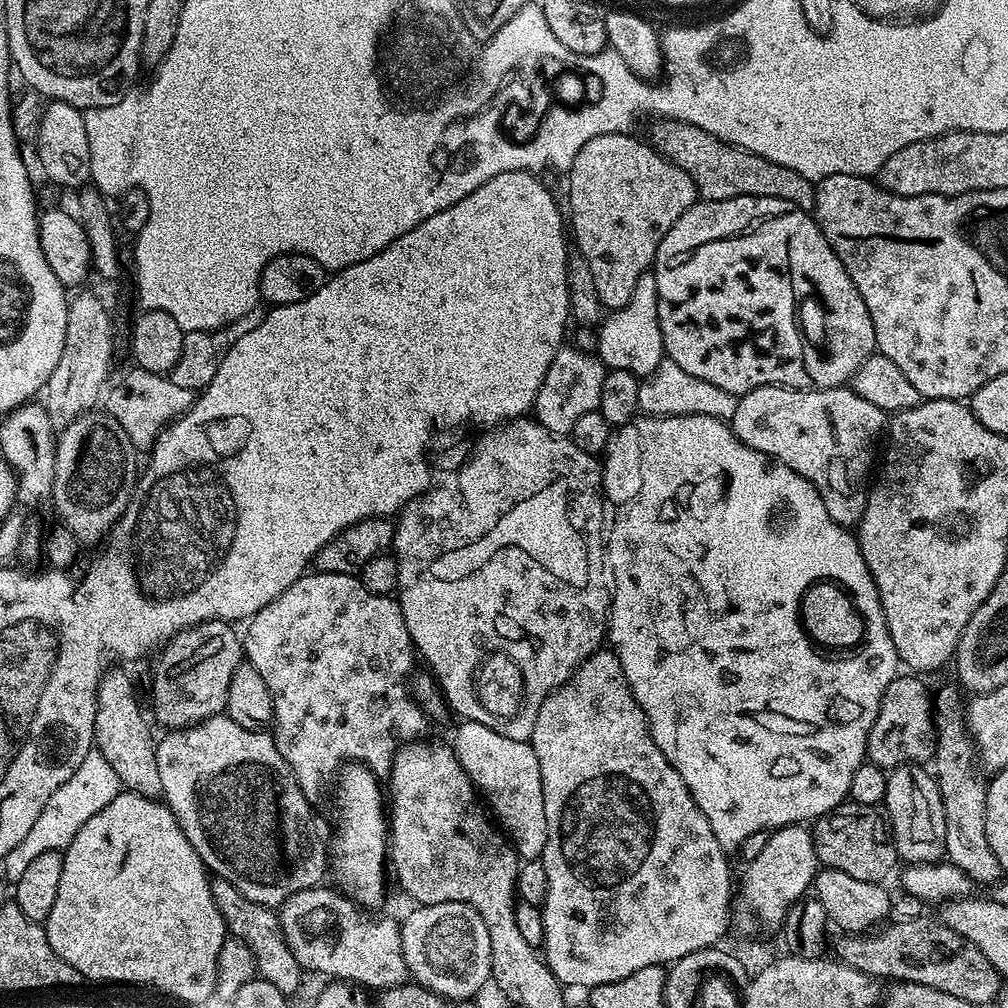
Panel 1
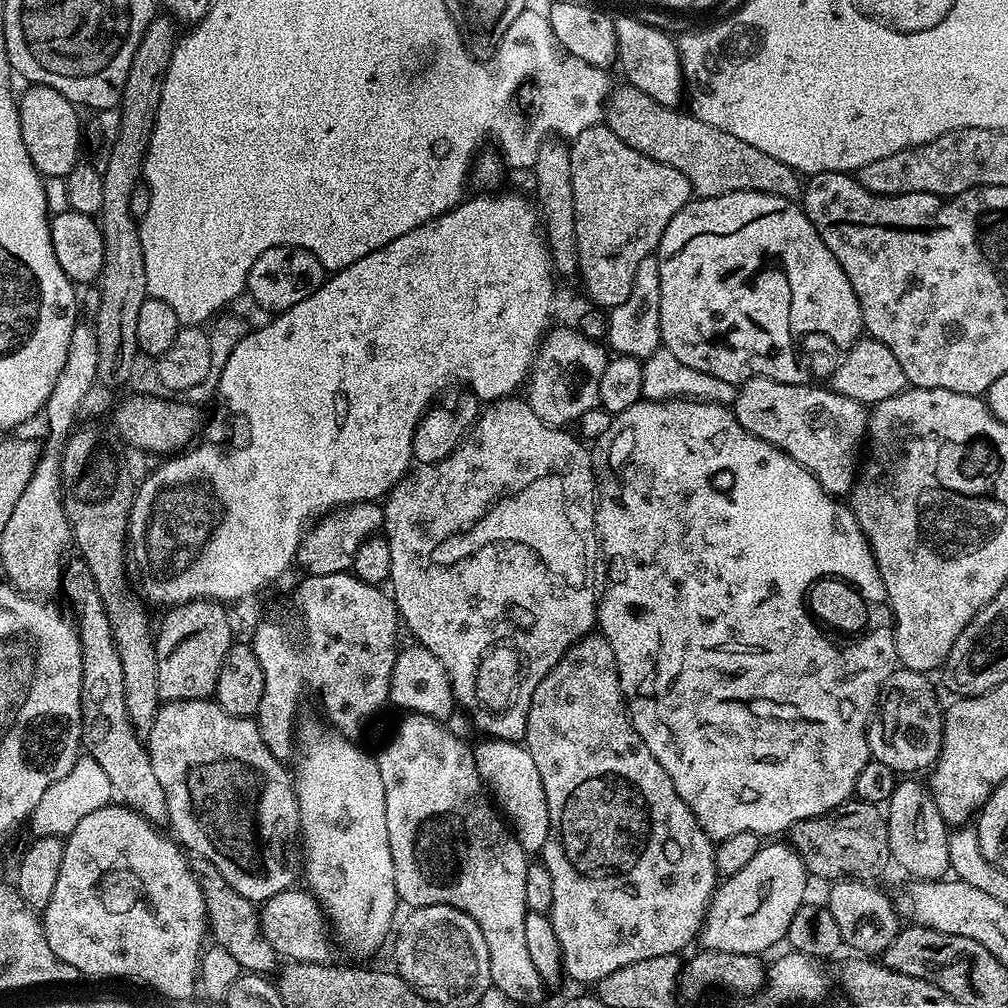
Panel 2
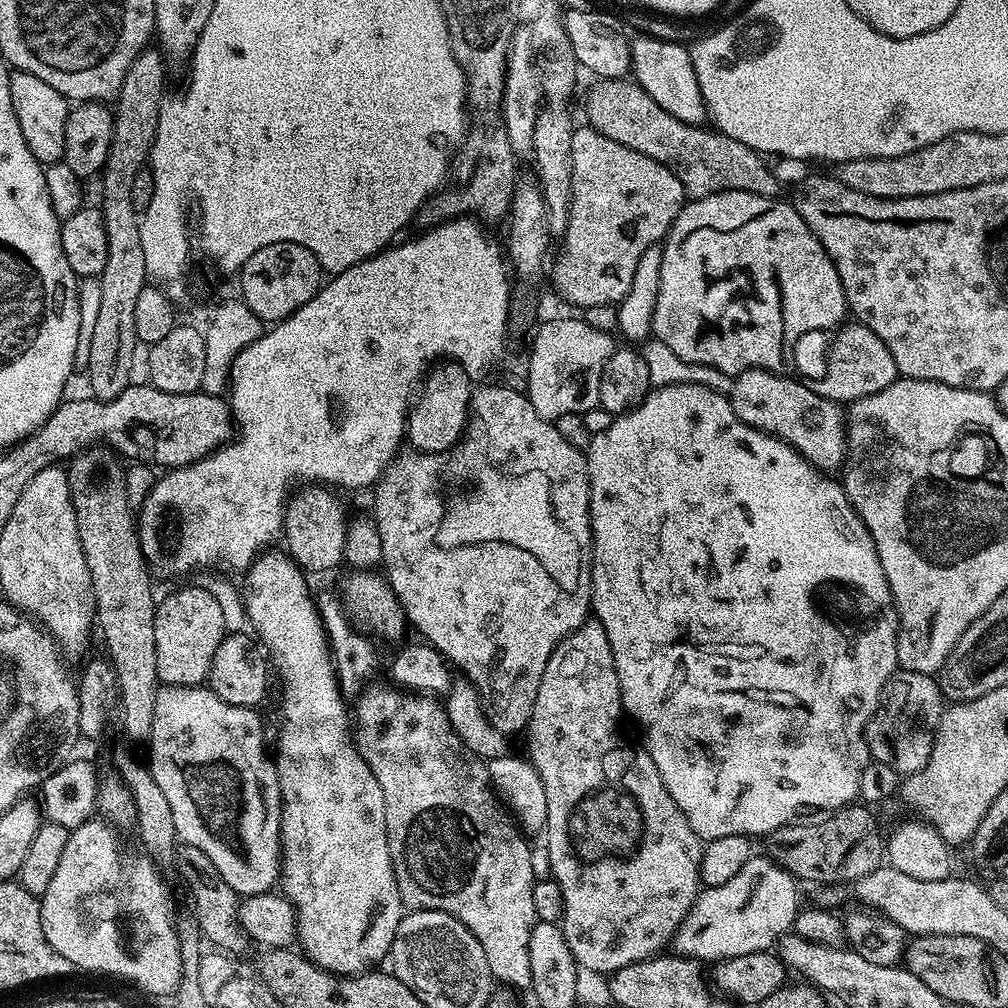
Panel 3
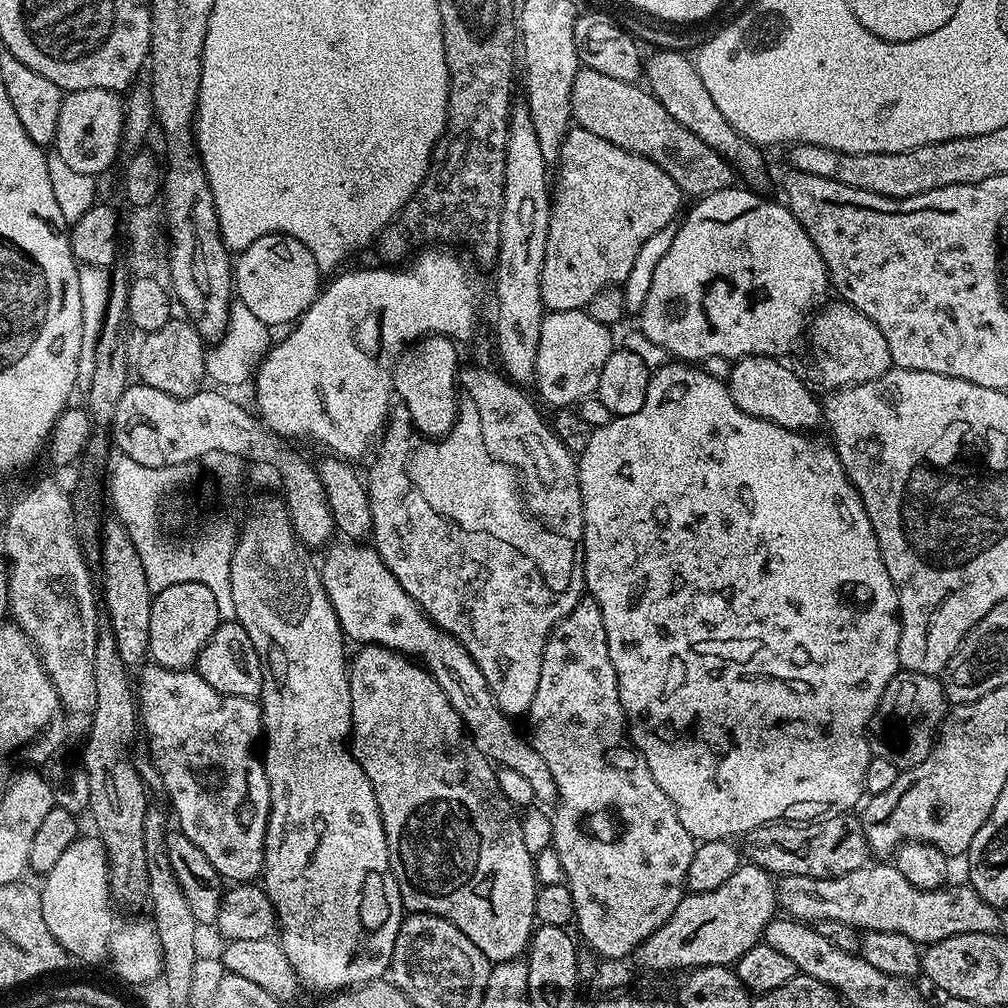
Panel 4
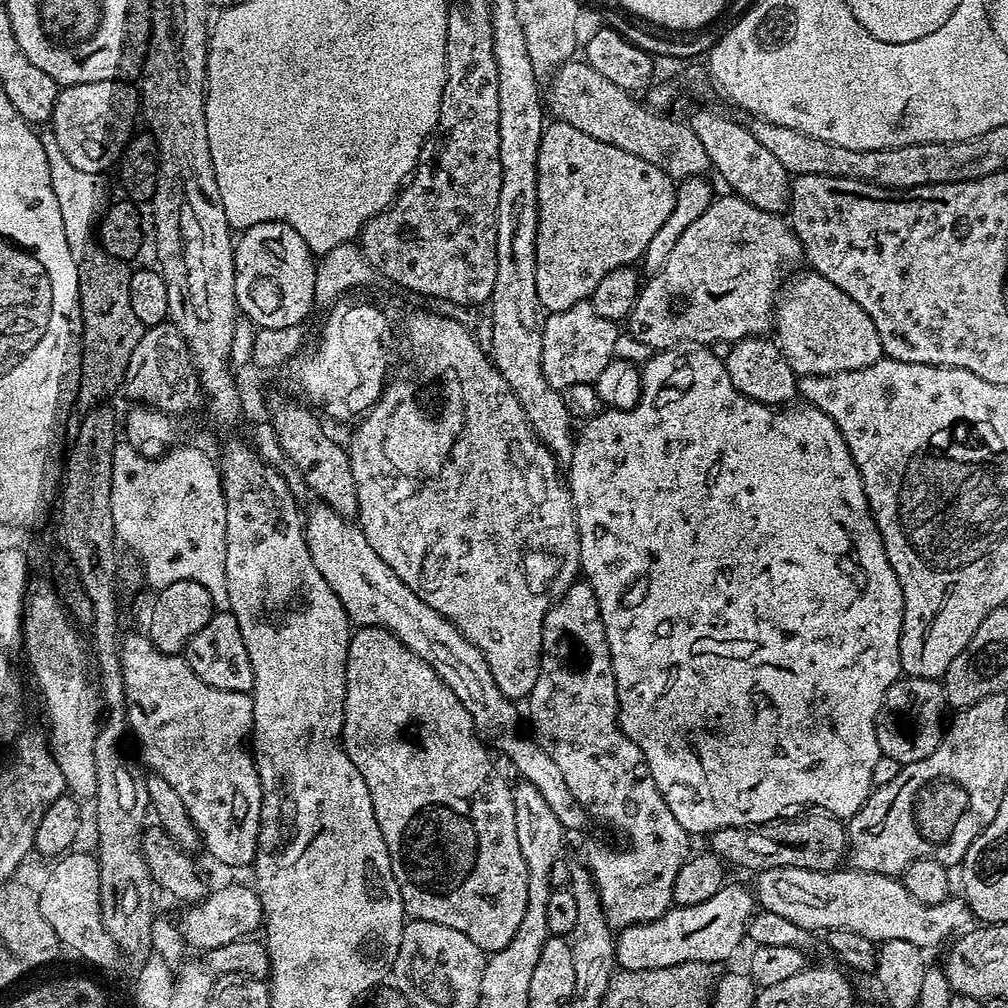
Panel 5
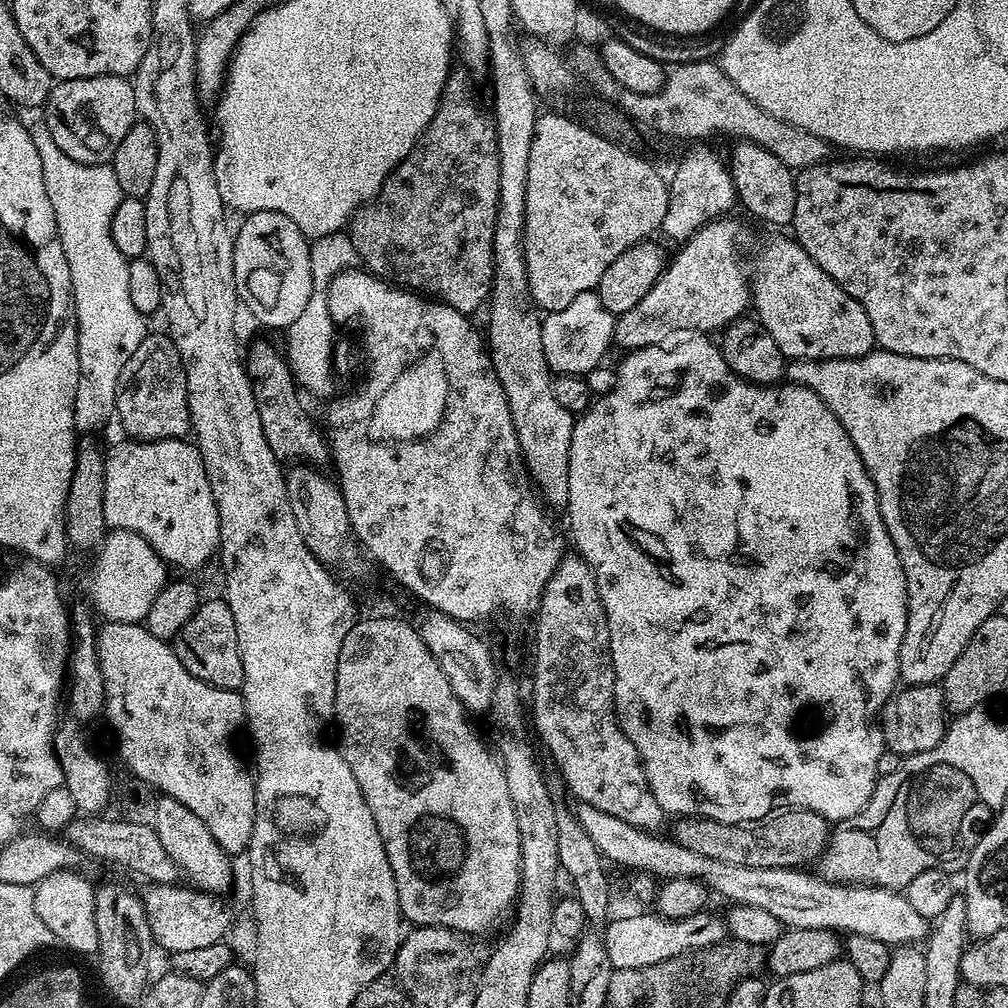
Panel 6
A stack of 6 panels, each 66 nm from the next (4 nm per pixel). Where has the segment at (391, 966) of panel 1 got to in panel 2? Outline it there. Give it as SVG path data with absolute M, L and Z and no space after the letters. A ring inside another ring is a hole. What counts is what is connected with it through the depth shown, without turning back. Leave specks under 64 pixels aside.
M296 886L290 887L259 905L260 929L270 942L270 946L274 946L277 957L285 961L301 964L329 963L333 959L332 944L334 945L329 921L320 907L320 901L311 892L307 890L299 892L298 889Z

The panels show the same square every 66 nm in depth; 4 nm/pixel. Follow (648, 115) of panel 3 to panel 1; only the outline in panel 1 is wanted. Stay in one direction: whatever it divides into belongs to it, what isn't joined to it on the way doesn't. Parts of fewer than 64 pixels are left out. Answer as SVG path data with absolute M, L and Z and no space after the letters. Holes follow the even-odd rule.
M661 119L652 128L650 143L657 152L662 153L674 166L686 170L696 187L700 200L725 200L739 196L761 196L762 198L782 198L782 202L794 202L804 212L812 212L816 206L816 190L813 181L802 178L798 170L789 170L770 162L753 152L747 152L733 144L690 126Z

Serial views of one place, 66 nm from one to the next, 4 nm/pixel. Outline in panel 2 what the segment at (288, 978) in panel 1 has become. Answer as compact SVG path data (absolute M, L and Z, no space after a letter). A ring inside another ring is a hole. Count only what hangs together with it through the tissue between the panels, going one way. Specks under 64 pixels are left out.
M199 858L193 859L191 865L192 873L195 874L198 886L202 890L202 898L206 902L206 914L208 915L208 927L210 929L211 939L213 936L213 938L216 939L213 941L215 941L219 947L230 950L230 954L234 954L234 960L240 964L241 969L243 969L245 973L275 973L278 968L278 957L274 946L270 946L270 942L266 940L260 929L260 913L257 905L251 900L242 898L242 894L238 894L238 890L234 890L234 886L230 886L230 882L226 882L226 878L222 878L222 874L218 874L218 866L214 866L208 860Z

